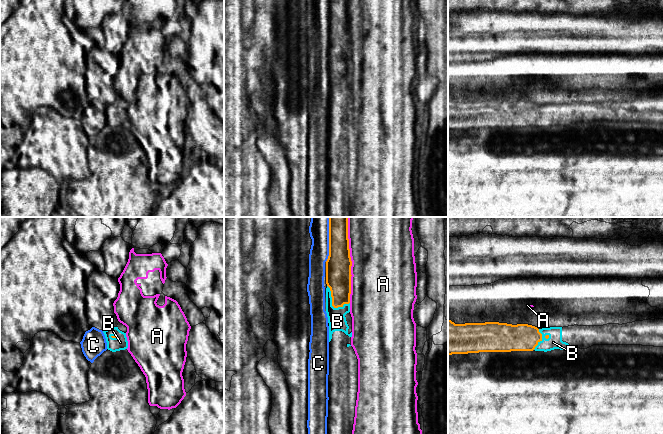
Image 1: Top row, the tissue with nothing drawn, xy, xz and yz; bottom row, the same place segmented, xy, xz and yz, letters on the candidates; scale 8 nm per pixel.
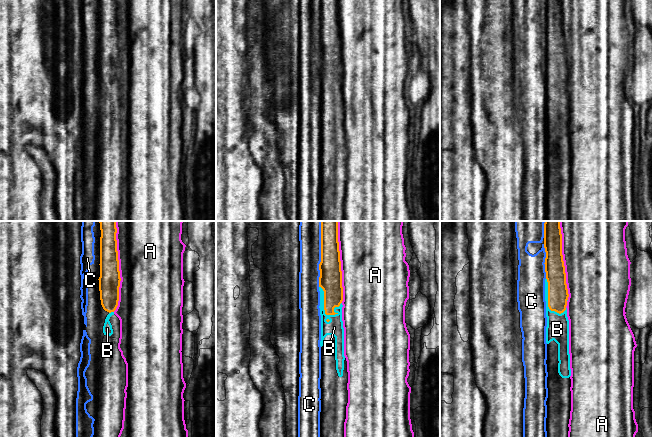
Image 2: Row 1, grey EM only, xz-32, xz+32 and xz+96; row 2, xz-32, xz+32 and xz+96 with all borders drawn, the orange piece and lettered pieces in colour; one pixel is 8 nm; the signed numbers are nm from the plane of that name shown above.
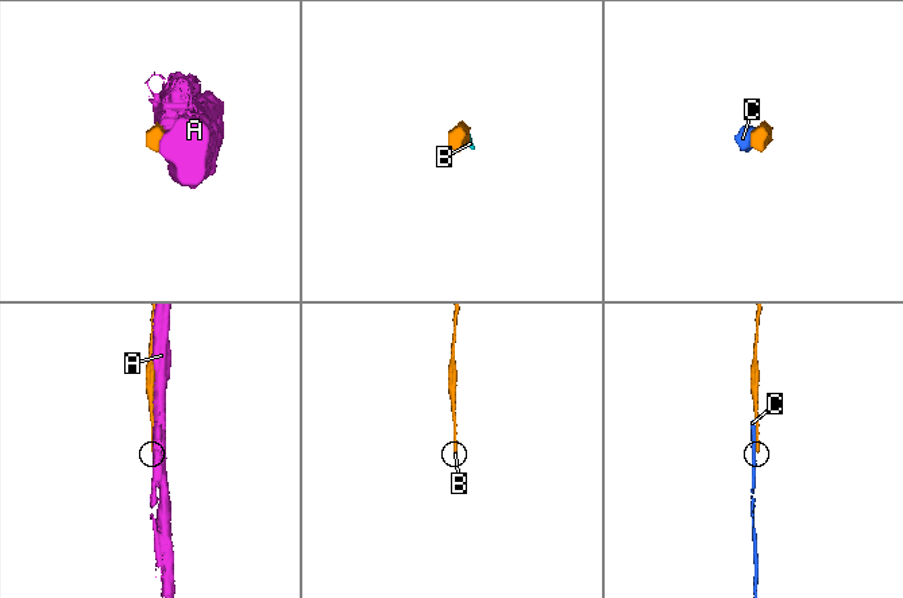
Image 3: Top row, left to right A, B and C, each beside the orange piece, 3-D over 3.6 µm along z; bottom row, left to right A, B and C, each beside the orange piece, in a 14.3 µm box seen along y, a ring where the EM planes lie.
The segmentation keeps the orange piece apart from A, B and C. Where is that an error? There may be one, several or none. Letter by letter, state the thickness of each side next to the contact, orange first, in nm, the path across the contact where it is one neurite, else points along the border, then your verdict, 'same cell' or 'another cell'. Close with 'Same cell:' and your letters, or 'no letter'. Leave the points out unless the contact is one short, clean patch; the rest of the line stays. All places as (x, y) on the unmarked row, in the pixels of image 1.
A: 200/500 nm | another cell
B: 200/140 nm | across xz (338, 50), (338, 74), (332, 80), (336, 85), (337, 97) | same cell
C: 200/160 nm | another cell
Same cell: B

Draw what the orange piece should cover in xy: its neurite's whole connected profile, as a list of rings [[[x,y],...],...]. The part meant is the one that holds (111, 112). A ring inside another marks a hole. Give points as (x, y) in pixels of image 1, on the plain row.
[[[120,98],[116,103],[103,107],[107,118],[107,125],[112,128],[127,125],[128,117],[126,108],[127,103]]]

